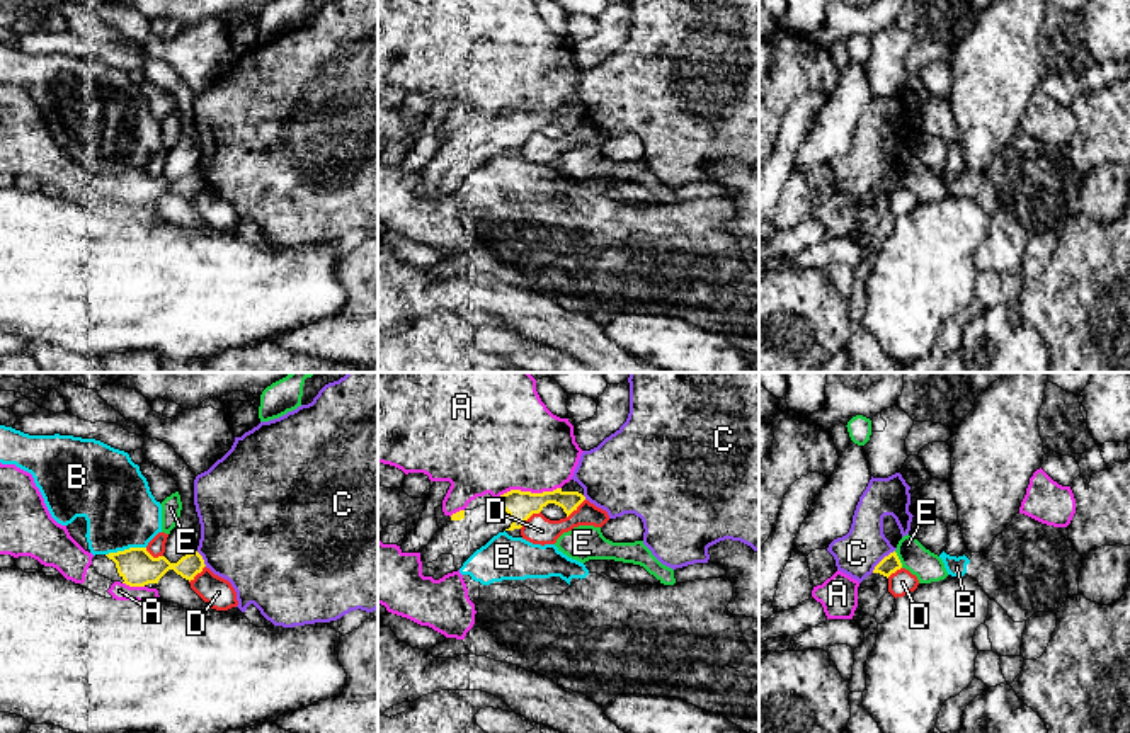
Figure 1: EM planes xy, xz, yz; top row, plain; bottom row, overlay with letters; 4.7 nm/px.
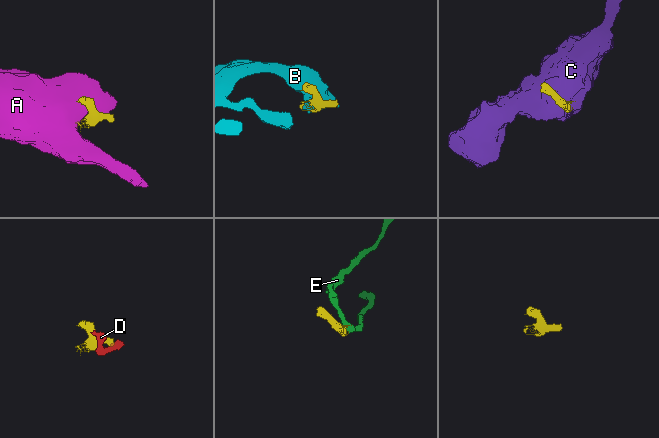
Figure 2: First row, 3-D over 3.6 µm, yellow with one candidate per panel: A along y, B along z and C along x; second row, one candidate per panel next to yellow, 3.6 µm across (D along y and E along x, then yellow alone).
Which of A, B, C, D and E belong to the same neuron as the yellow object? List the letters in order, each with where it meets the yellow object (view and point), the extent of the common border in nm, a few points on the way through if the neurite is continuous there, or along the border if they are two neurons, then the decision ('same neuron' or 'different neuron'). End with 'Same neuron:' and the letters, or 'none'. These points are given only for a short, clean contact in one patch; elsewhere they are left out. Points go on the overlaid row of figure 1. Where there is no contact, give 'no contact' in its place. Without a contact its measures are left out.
A: xz (526, 492) | 340 nm | different neuron
B: xy (125, 550) | 200 nm | different neuron
C: yz (882, 560) | 160 nm | along yz (894, 550), (872, 572) | different neuron
D: xz (530, 516) | 130 nm | different neuron
E: yz (899, 560) | 90 nm | along yz (894, 551), (902, 567) | different neuron
Same neuron: none

